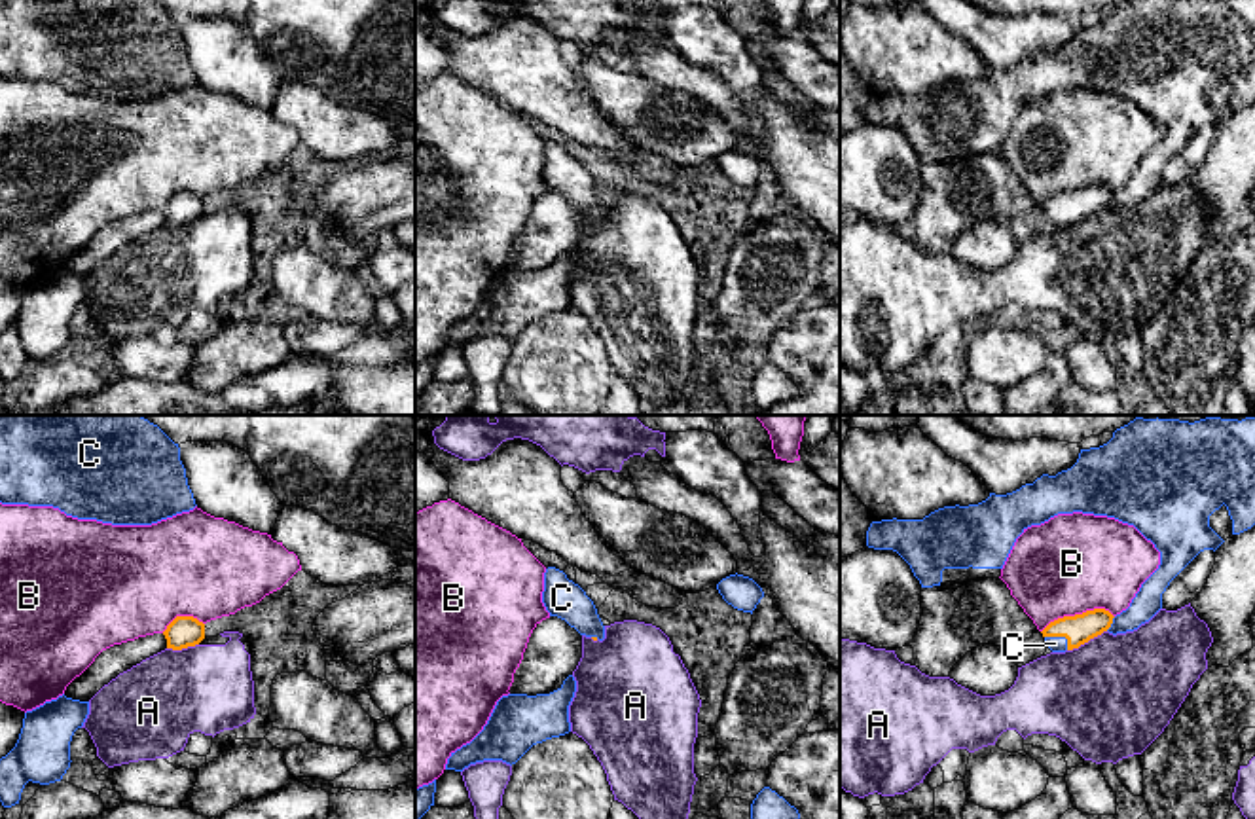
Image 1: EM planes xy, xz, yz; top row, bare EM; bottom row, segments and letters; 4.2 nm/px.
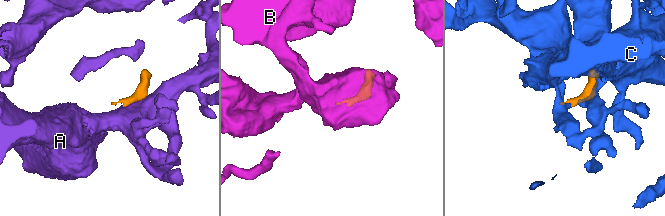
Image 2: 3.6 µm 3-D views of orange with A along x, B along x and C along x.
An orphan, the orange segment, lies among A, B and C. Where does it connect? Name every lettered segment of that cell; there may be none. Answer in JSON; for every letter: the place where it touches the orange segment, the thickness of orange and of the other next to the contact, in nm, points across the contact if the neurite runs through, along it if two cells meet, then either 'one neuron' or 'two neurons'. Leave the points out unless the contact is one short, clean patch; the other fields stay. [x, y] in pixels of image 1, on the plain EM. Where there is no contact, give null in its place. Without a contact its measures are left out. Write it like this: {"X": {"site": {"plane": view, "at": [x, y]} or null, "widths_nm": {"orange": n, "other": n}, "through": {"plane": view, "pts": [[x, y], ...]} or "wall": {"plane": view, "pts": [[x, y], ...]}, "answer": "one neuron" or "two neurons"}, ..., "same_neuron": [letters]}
{"A": {"site": {"plane": "yz", "at": [1087, 217]}, "widths_nm": {"orange": 120, "other": 500}, "wall": {"plane": "yz", "pts": [[1106, 205], [1068, 226]]}, "answer": "two neurons"}, "B": {"site": {"plane": "yz", "at": [1077, 190]}, "widths_nm": {"orange": 120, "other": 420}, "answer": "two neurons"}, "C": {"site": {"plane": "yz", "at": [1060, 211]}, "widths_nm": {"orange": 120, "other": 60}, "answer": "one neuron"}, "same_neuron": ["C"]}

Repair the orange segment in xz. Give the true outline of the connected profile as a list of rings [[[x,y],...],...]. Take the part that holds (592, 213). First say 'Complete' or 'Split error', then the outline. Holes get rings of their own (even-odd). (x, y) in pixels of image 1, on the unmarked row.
Split error. [[[555,142],[544,148],[542,178],[550,191],[565,195],[580,210],[605,214],[605,201],[586,167]]]

